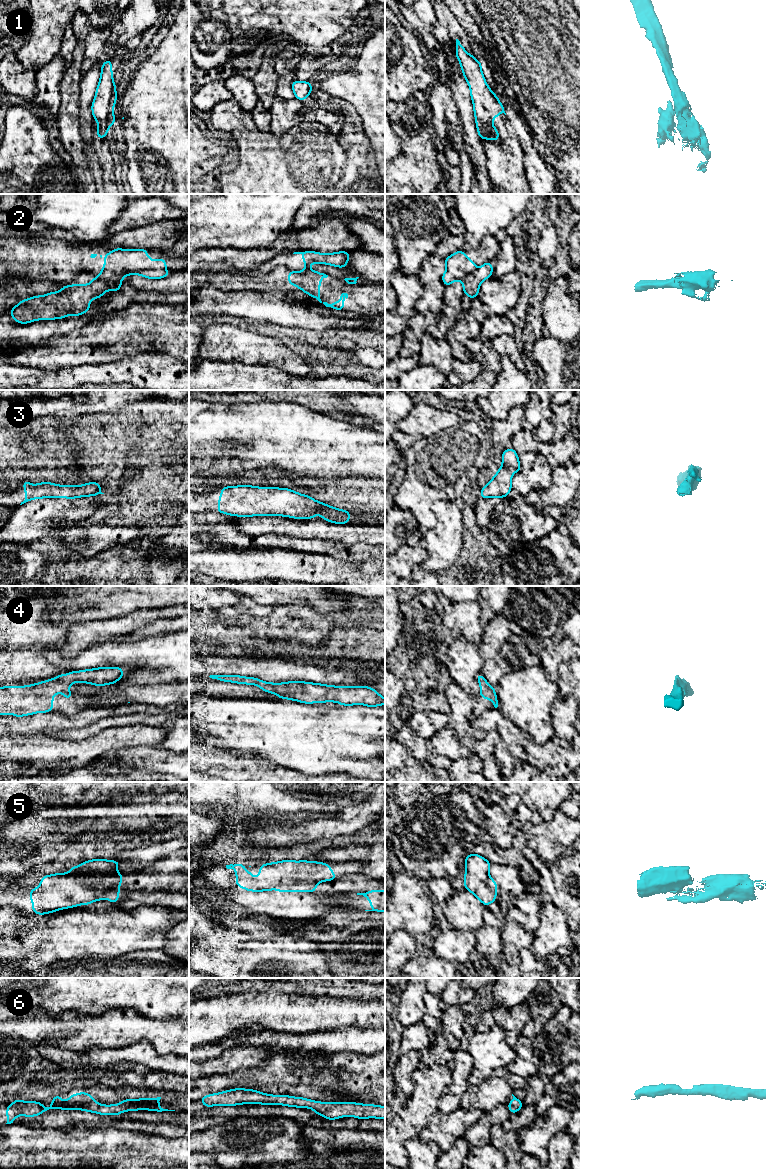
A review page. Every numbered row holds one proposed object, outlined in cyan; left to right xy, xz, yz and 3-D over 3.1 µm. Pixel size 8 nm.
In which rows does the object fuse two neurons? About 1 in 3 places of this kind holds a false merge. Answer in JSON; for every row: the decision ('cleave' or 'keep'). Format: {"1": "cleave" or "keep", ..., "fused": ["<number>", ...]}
{"1": "keep", "2": "cleave", "3": "keep", "4": "keep", "5": "cleave", "6": "keep", "fused": ["2", "5"]}

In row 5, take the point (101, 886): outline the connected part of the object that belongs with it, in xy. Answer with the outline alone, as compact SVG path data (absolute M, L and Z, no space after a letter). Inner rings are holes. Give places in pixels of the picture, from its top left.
M125 875L118 876L117 878L99 879L97 881L86 881L85 884L93 888L97 894L97 900L106 902L118 903L120 895L119 887L121 880Z

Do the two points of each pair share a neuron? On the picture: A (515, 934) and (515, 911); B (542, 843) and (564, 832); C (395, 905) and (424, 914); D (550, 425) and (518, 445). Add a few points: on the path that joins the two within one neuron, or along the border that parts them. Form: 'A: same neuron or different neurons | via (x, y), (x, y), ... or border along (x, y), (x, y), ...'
A: different neurons | border along (507, 920), (519, 922), (532, 934)
B: same neuron | via (547, 839), (554, 839), (559, 834)
C: same neuron | via (402, 909), (410, 909), (417, 914)
D: same neuron | via (542, 432), (526, 441)

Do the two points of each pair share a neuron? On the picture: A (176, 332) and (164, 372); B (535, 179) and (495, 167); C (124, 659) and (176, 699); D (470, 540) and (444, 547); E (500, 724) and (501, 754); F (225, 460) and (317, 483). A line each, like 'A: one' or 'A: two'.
A: two
B: two
C: two
D: one
E: one
F: two

